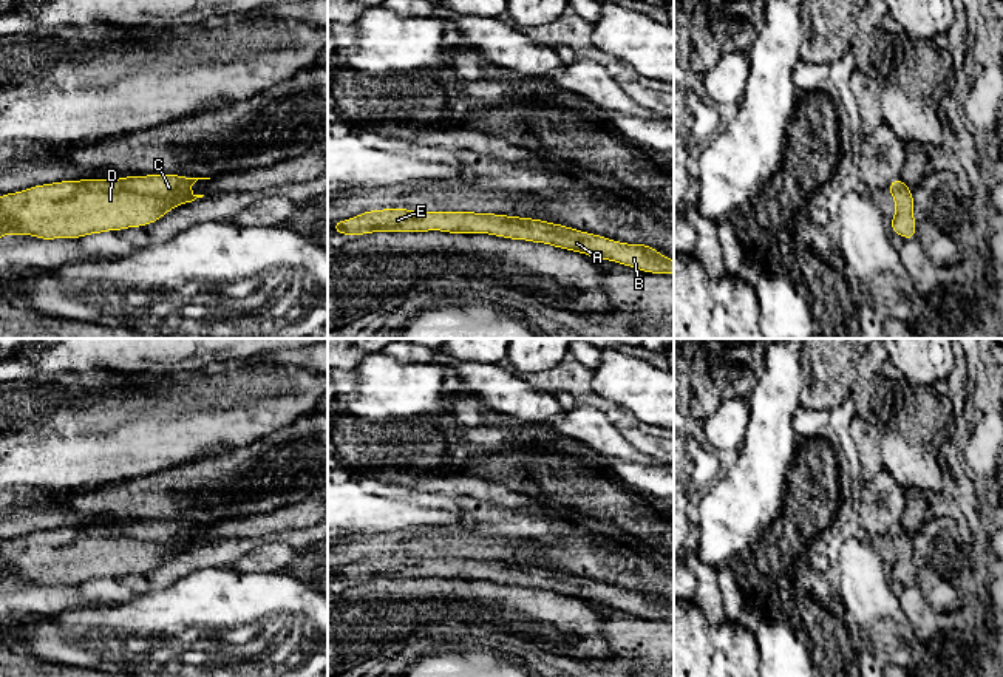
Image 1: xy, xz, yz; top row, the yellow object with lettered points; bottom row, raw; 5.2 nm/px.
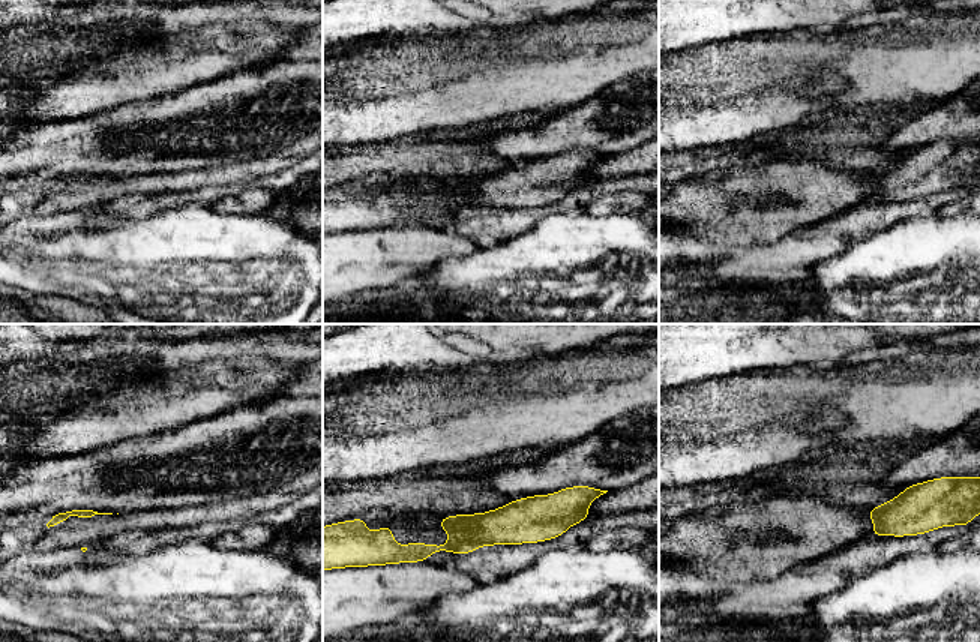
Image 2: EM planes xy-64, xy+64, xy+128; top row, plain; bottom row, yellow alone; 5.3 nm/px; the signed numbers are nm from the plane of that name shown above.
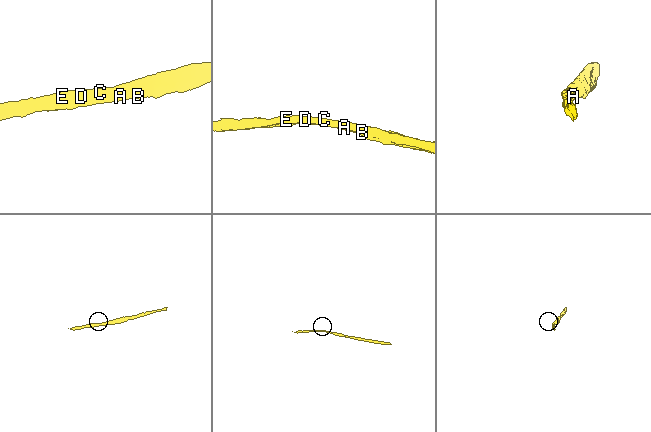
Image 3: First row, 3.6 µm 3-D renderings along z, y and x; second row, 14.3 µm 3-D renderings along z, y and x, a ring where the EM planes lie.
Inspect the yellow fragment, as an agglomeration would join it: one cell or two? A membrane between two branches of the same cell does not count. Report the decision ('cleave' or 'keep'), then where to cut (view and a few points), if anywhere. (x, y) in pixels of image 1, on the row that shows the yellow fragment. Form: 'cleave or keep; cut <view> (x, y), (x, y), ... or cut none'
keep; cut none

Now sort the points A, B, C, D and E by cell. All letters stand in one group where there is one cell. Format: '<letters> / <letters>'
A B C D E

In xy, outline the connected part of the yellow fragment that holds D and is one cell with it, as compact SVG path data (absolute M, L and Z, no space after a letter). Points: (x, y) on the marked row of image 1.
M144 175L124 176L119 179L77 179L59 181L53 184L40 184L17 193L0 195L0 236L3 235L32 235L39 240L70 238L77 240L91 233L104 233L108 230L124 230L128 227L142 227L159 221L168 210L179 204L189 204L204 195L192 195L190 187L198 179L210 178L189 178L181 175Z

